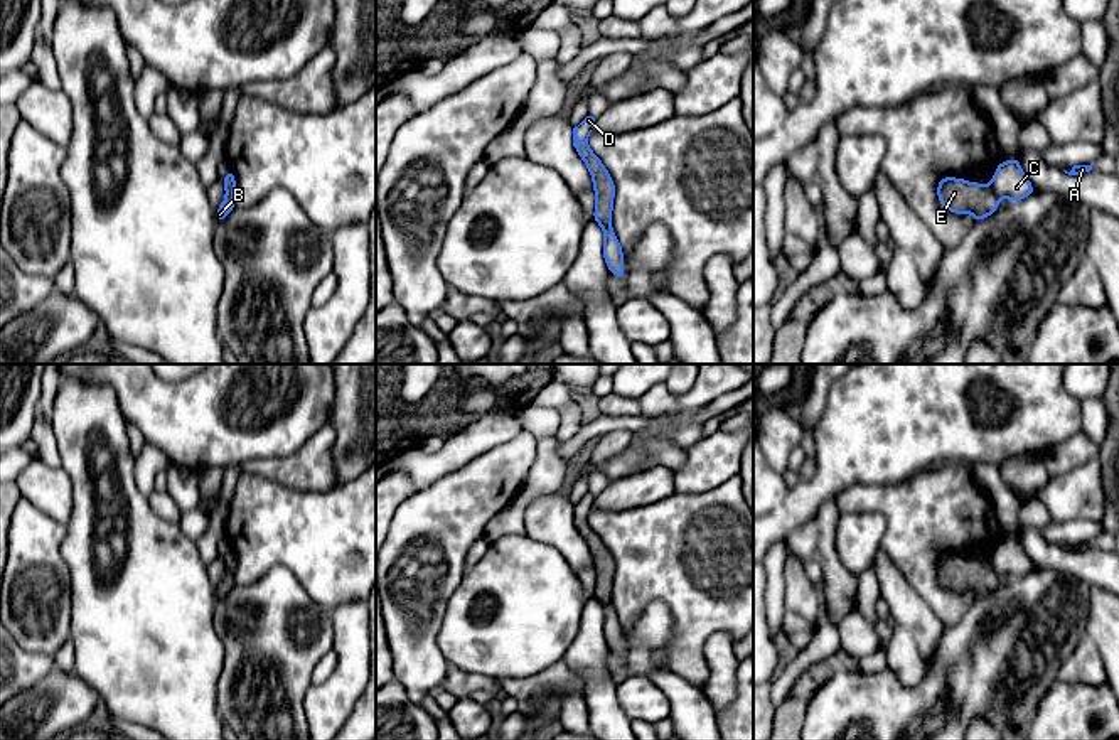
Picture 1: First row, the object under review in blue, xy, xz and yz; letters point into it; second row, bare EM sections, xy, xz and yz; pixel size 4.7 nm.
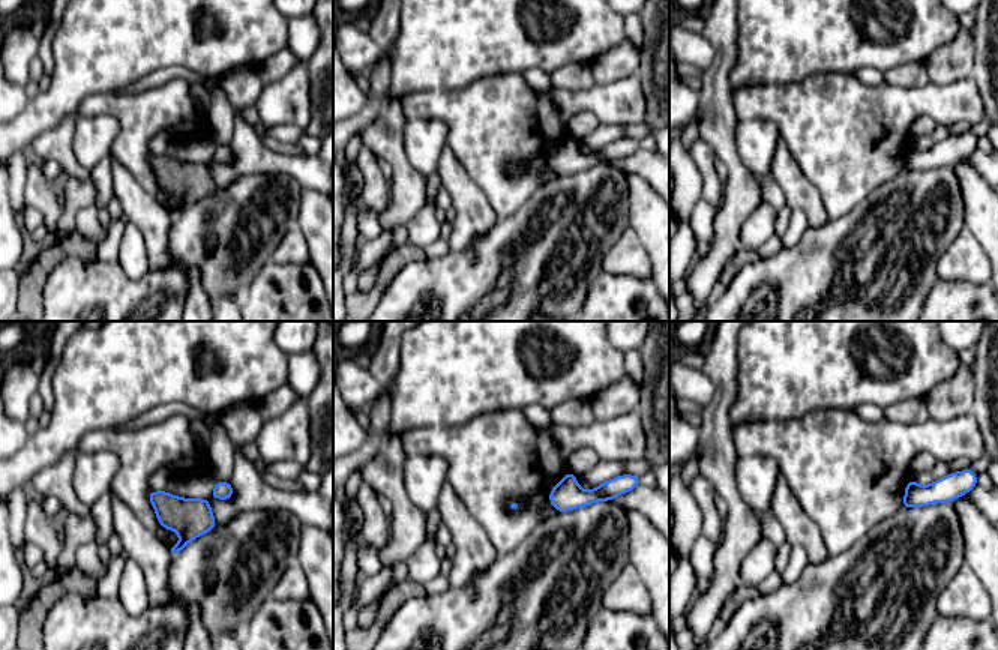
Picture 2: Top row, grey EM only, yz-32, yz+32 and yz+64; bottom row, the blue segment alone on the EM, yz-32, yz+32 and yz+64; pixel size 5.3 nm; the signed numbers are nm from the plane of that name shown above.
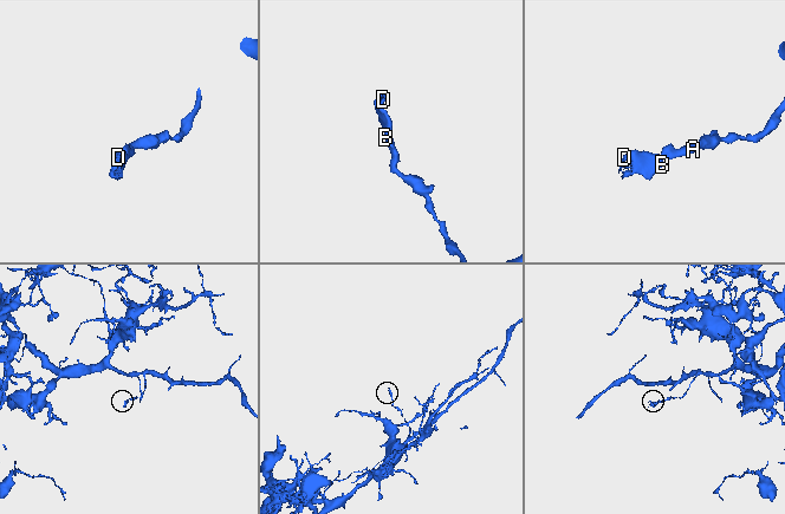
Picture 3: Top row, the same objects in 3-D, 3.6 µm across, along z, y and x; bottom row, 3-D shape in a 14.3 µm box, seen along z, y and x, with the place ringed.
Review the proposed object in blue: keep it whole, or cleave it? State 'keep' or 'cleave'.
cleave

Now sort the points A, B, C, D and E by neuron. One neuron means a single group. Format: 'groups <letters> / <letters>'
groups A C / B D E

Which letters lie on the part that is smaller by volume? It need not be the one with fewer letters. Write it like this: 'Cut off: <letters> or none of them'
Cut off: B, D, E

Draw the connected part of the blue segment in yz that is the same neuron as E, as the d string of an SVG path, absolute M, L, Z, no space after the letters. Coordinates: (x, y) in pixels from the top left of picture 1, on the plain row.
M942 555L937 561L939 582L954 592L974 593L974 600L993 593L998 585L998 573L986 561L969 560L957 555Z

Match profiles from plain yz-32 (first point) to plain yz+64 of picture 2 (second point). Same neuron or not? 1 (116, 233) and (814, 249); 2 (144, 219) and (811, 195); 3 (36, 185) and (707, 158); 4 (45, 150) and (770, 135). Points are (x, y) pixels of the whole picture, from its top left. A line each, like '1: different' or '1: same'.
1: different
2: same
3: same
4: different

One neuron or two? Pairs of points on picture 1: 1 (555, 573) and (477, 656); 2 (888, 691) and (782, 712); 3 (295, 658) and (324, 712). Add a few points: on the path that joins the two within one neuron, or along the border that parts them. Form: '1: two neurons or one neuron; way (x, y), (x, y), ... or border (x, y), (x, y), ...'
1: one neuron; way (535, 594), (492, 636)
2: two neurons; border (831, 676), (811, 698), (803, 722)
3: two neurons; border (312, 685), (304, 700), (305, 722)

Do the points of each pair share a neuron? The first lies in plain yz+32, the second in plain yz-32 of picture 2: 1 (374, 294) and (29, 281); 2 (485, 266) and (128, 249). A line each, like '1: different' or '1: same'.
1: same
2: different

